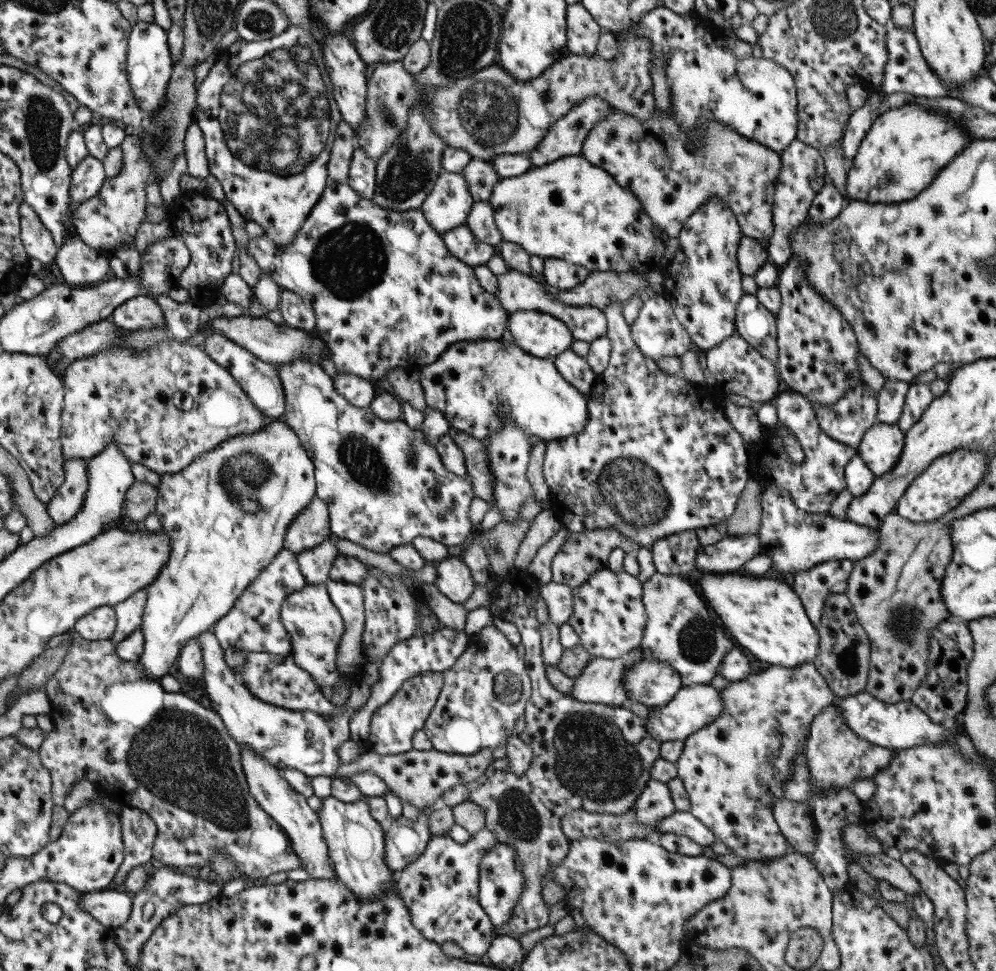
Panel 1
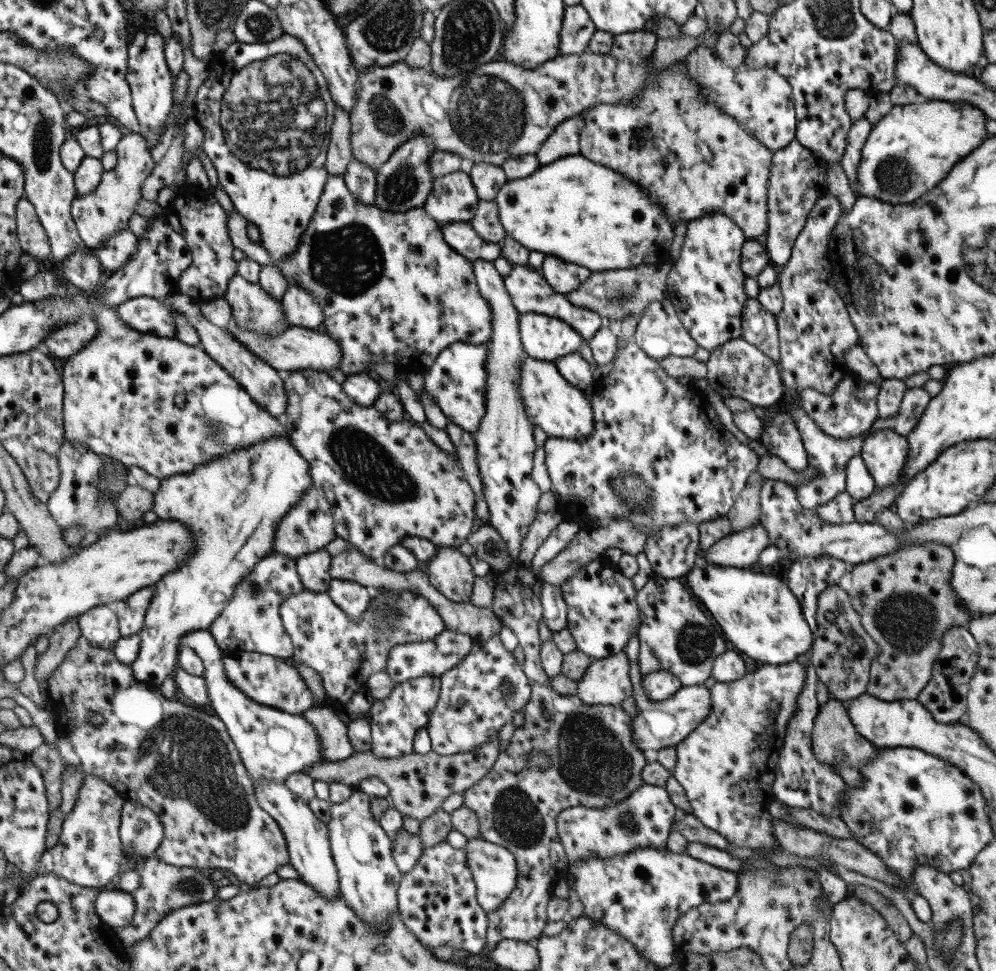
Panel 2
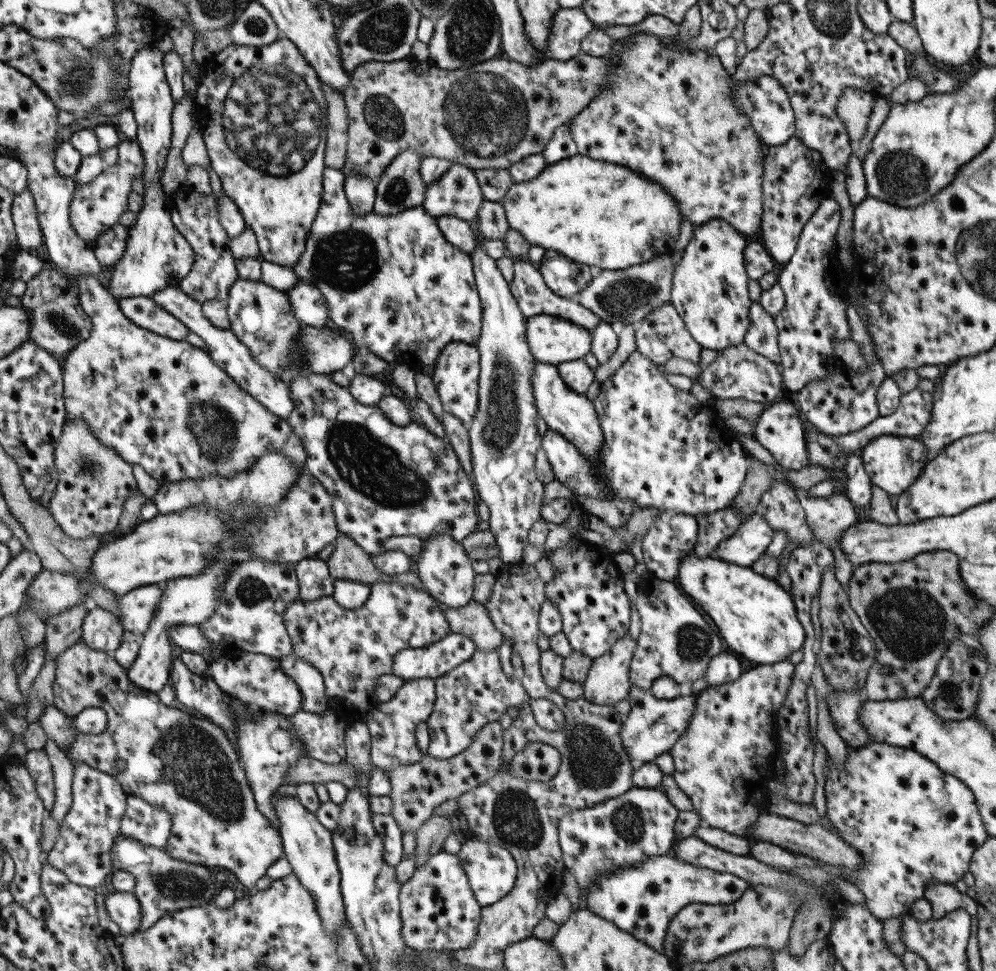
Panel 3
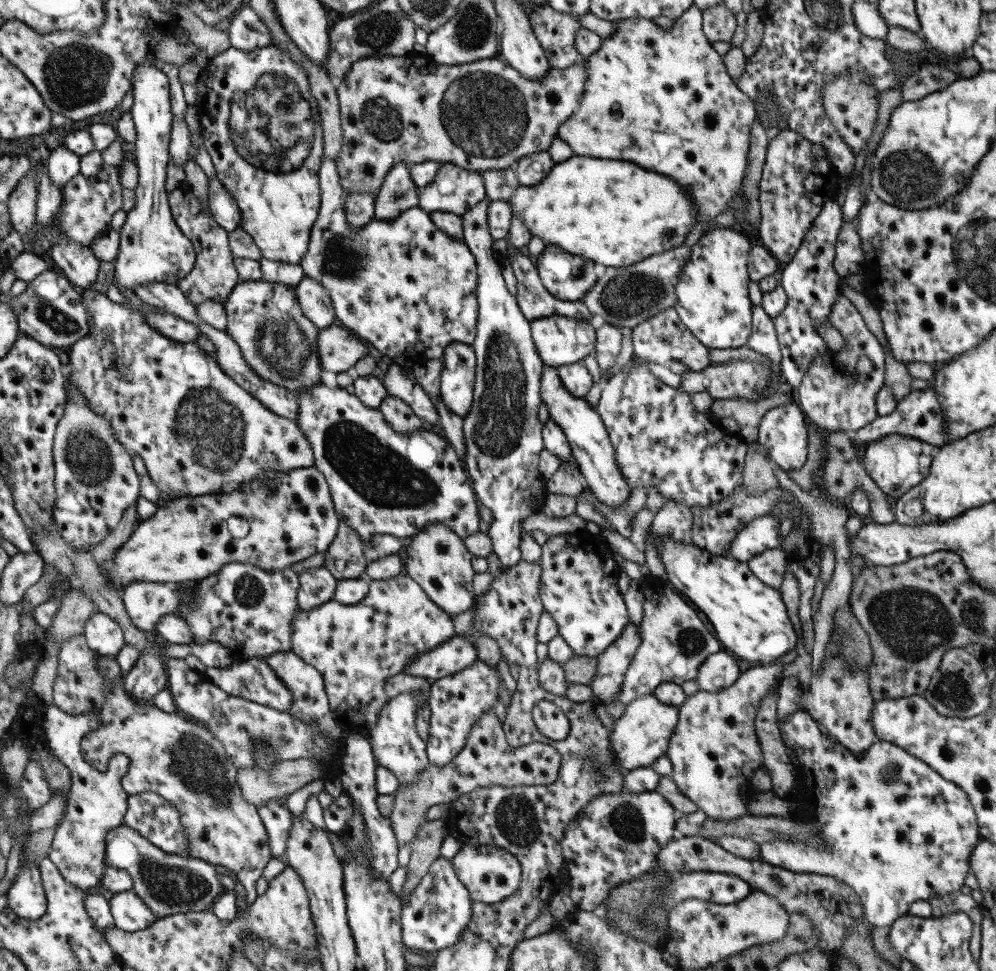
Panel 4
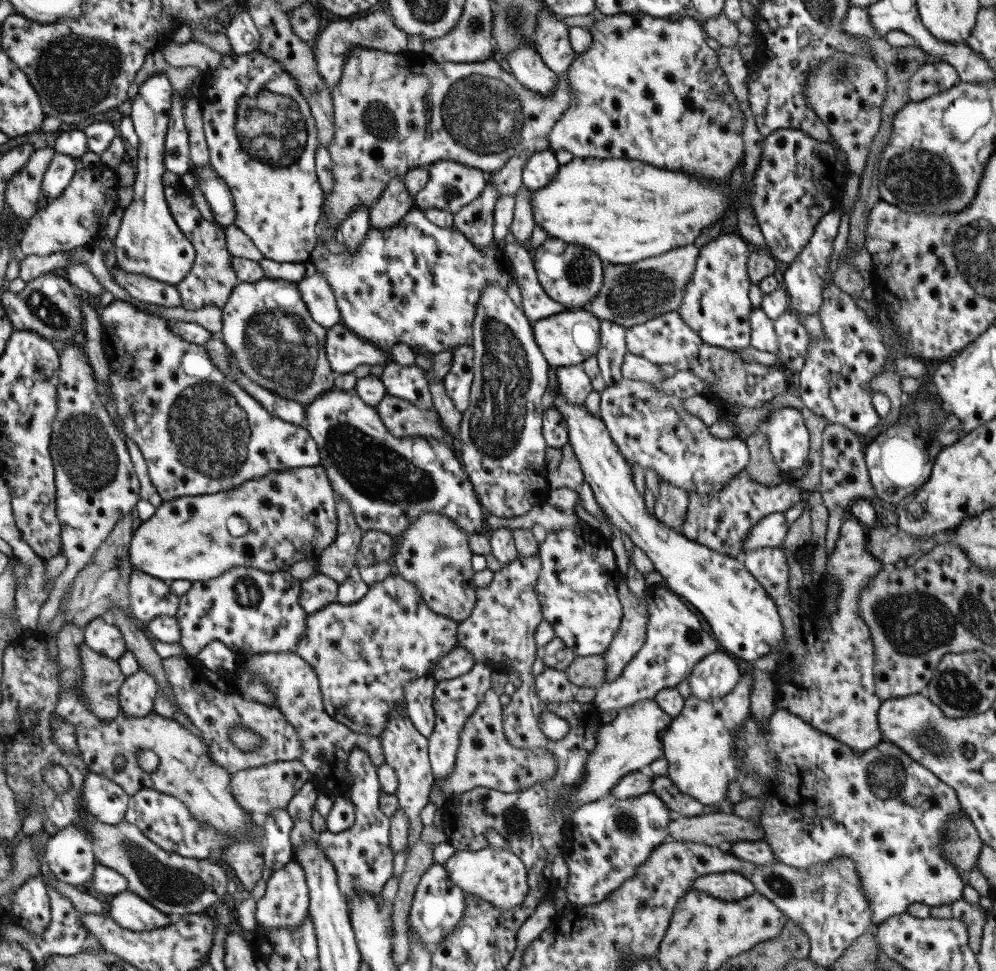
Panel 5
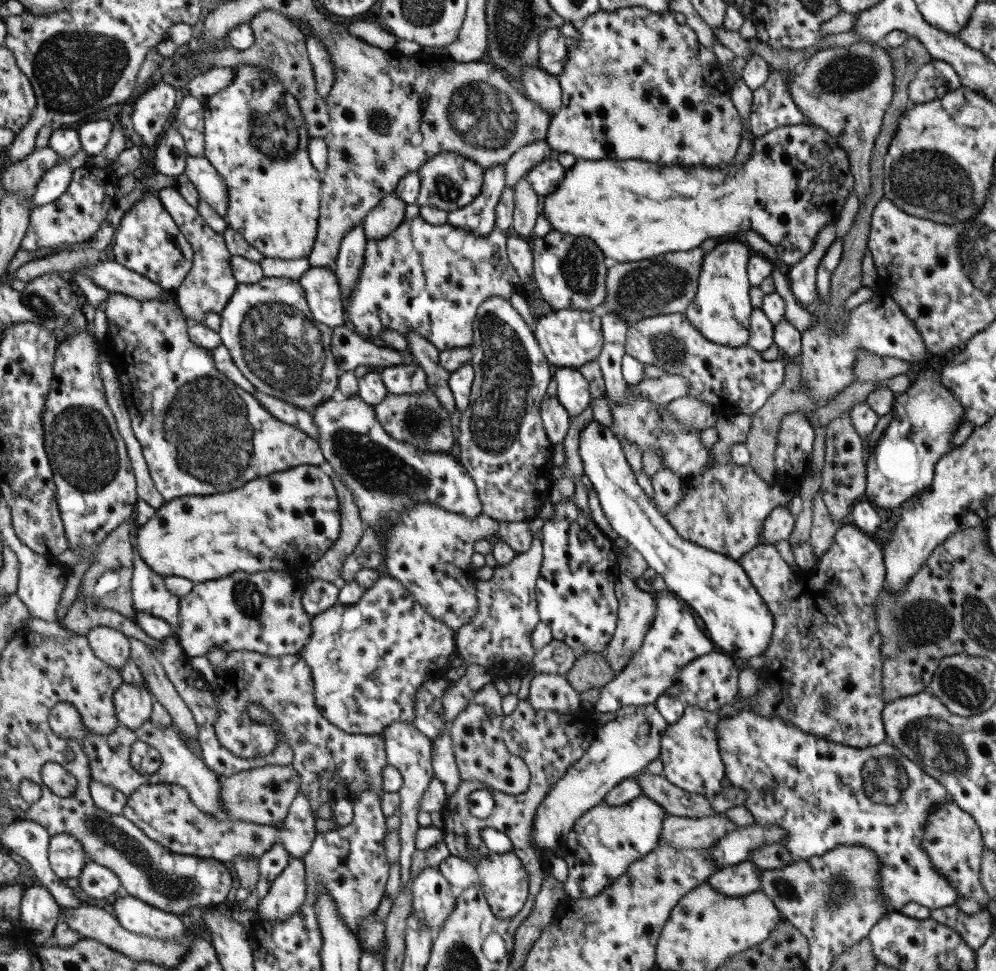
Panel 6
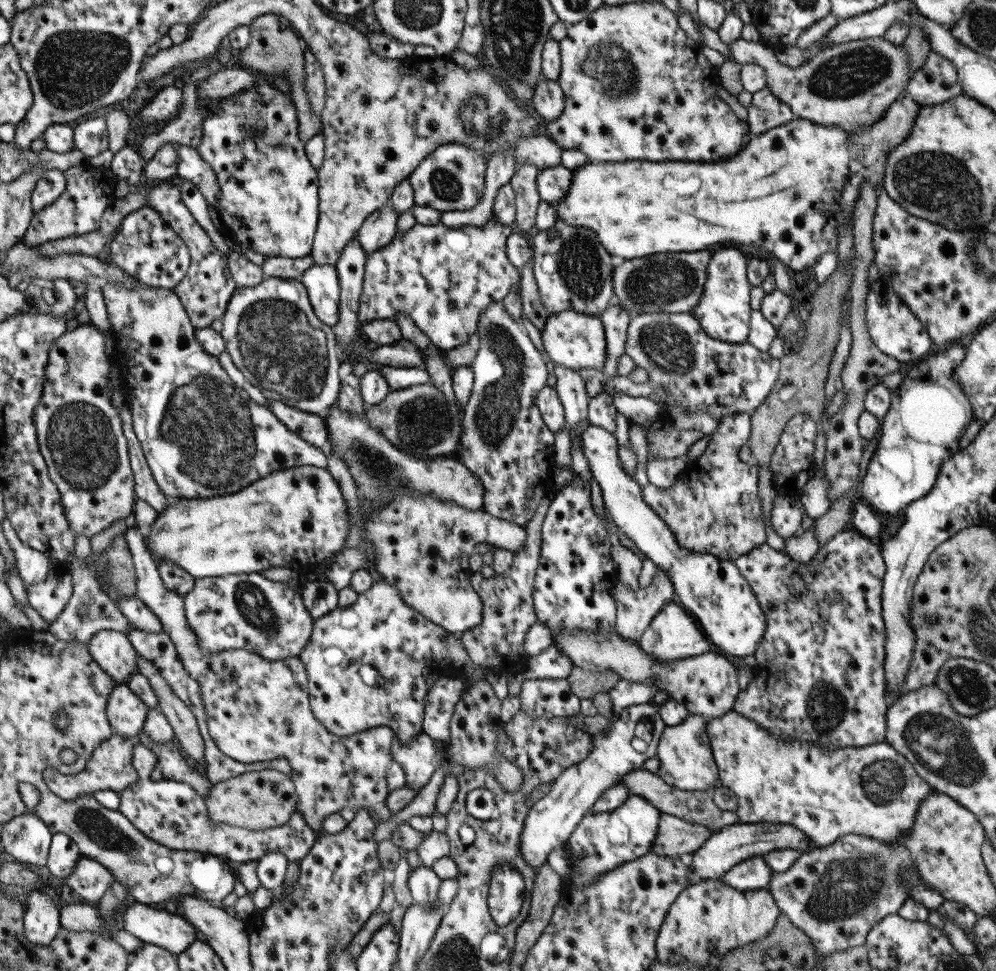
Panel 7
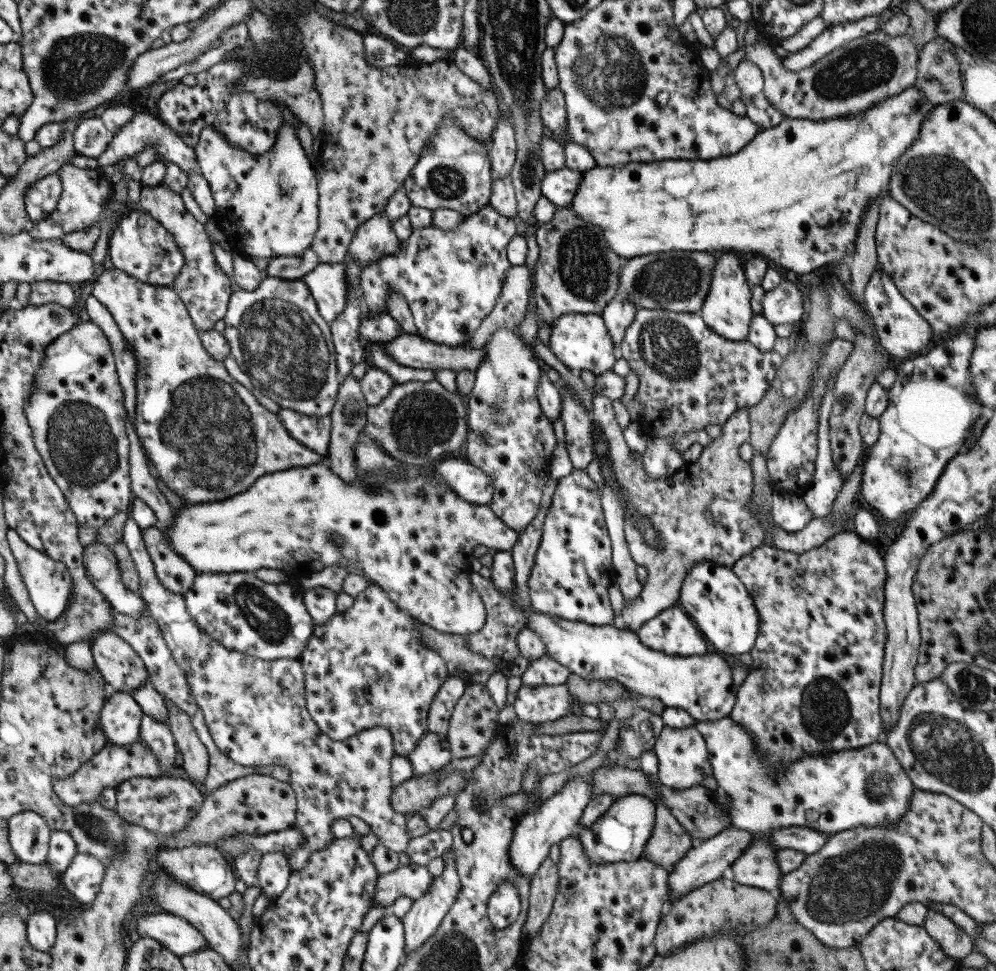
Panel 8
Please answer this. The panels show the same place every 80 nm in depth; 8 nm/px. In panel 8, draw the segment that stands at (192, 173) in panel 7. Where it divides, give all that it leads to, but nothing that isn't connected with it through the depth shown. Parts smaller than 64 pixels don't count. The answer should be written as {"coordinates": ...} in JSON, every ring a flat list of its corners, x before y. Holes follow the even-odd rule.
{"coordinates":[[136,111,125,126,121,126,115,134,112,134,111,143,105,147,99,157,95,158,95,162,100,167,116,165,117,161,129,159,130,157,135,158,148,145,154,148,154,161,167,161,167,163,177,164,179,170,185,173,186,176,189,176,189,174,201,174,199,167,197,167,194,149,185,146,185,143,180,138,177,138,157,116,149,112,138,113]]}

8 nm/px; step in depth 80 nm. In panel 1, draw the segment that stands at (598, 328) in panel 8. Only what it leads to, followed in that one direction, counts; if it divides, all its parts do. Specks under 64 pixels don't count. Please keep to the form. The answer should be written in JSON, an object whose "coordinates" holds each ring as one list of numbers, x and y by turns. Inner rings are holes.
{"coordinates":[[517,310,507,317,513,342,527,354,553,359,569,349,573,338,558,318,537,310]]}

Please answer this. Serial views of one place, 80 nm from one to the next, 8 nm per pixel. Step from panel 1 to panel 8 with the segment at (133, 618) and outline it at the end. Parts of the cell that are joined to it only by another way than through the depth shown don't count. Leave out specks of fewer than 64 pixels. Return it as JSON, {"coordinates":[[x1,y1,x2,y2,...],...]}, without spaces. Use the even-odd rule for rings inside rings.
{"coordinates":[[128,516,120,538,127,547,137,571,139,598,157,624,173,661,183,671,190,695,201,710,204,724,214,745,235,764,244,767,276,764,289,771,289,783,296,800,294,824,302,834,302,843,295,852,286,855,286,863,290,869,301,870,309,861,311,852,323,850,334,839,329,829,331,822,349,816,355,816,365,822,369,830,377,836,377,842,381,846,395,853,405,852,405,847,411,840,406,834,407,816,395,812,389,804,389,795,393,787,390,779,390,758,394,755,392,734,382,727,363,730,345,740,331,740,321,734,306,710,303,671,298,660,281,658,261,661,238,651,225,650,219,644,211,642,204,630,198,629,187,614,183,596,163,588,155,577,153,563,143,546,139,530,133,519]]}

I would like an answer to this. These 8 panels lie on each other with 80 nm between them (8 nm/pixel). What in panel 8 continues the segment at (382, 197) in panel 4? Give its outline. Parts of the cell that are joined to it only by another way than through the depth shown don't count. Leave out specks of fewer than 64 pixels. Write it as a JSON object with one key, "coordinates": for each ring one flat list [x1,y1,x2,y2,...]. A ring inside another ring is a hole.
{"coordinates":[[381,214,372,216,358,226,346,254,352,256,362,268,384,254,395,254,398,247,399,240,393,233,390,219]]}

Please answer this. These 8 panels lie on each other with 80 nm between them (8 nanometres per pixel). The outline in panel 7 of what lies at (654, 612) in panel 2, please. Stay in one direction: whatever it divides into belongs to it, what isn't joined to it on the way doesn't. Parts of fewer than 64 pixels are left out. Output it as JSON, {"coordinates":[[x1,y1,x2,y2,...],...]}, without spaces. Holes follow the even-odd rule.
{"coordinates":[[674,600,665,603,661,611,655,614,647,628,641,633,638,646,645,654,649,654,651,658,658,661,691,658,713,649,694,618],[619,678,607,694,612,704,611,708,616,712,629,706,648,703,655,690,652,684,629,682]]}

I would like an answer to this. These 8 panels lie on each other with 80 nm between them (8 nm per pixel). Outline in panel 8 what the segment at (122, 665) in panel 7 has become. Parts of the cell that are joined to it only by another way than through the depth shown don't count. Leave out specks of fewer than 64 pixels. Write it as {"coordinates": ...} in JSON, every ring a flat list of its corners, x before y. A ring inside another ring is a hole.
{"coordinates":[[102,632,95,641,90,642,89,646,94,668,100,672,110,692,123,691,131,693,148,678,142,661,131,649,131,646,127,645,119,636,115,636,110,632]]}

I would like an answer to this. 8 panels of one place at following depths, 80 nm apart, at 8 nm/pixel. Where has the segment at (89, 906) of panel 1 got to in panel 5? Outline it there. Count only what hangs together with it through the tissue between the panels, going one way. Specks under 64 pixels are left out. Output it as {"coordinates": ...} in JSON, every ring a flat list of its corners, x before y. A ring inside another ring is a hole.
{"coordinates":[[127,890,113,895,109,902,108,915,124,929,135,932,149,932,154,928,164,928,166,924,169,924,174,920,174,917,159,912,156,908,153,908,148,902,145,902,142,898,129,892]]}

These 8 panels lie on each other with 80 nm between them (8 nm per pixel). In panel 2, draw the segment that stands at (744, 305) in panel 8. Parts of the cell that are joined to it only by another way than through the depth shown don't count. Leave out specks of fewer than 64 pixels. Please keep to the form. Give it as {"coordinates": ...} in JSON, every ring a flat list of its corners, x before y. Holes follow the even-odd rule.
{"coordinates":[[710,210,707,216,687,221,678,258,672,264,670,274,666,275,665,298,674,306,676,314,689,336,698,347,705,350,712,351,741,334,742,308,748,299,744,291,746,276,740,269,740,250,745,240,747,238,727,215]]}

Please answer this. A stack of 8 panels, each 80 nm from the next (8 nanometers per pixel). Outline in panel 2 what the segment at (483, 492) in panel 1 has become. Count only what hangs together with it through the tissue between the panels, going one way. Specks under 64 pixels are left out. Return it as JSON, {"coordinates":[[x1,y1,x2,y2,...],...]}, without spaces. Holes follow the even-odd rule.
{"coordinates":[[448,421,444,431,454,446,456,458,468,485,472,488,475,496,482,496,482,482,478,475,476,465,475,443,471,434,459,428,454,422]]}

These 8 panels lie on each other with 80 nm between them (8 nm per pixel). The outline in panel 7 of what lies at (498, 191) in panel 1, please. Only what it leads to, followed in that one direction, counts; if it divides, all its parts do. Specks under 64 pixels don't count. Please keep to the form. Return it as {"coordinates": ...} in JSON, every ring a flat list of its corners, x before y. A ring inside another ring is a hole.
{"coordinates":[[909,95,903,98,897,98,885,110,885,114,881,116,881,120,877,124,873,124,867,130,861,130,857,134,847,134,841,128,835,126,819,126,813,122,804,119,789,120,789,122,771,128,763,134,752,136,747,146,739,150,733,157,719,162,648,162,648,161,626,161,626,162,599,162,581,165,581,167,571,172,571,184,566,196,557,202,551,203,551,206,556,210,556,218,565,221,571,226,587,226,589,230,593,230,597,234,597,242,603,246,607,254,611,256,619,256,624,261,634,258,641,258,647,254,659,253,682,253,703,250,710,247,711,244,721,244,717,248,723,247,723,244,729,246,755,246,755,248,765,248,782,262,782,264,792,273,800,272,804,268,811,268,814,266,818,258,829,252,835,250,837,247,837,229,848,222,848,218,852,216,852,210,856,198,859,196,860,184,867,181,868,184,875,188,876,184,882,186,883,169,885,169,885,159,887,155,896,147,905,141,905,137,909,135,915,115,919,113,921,104,913,102]]}

